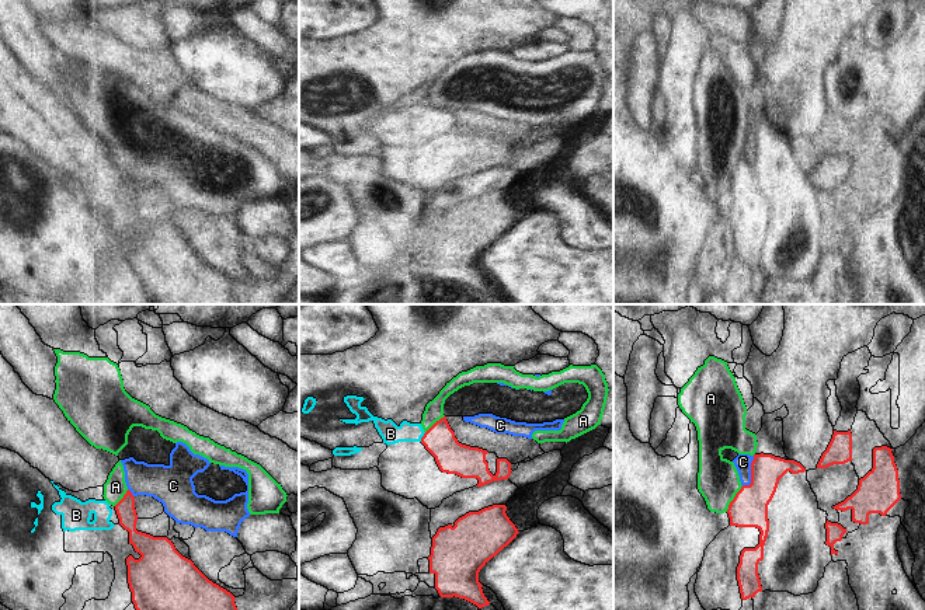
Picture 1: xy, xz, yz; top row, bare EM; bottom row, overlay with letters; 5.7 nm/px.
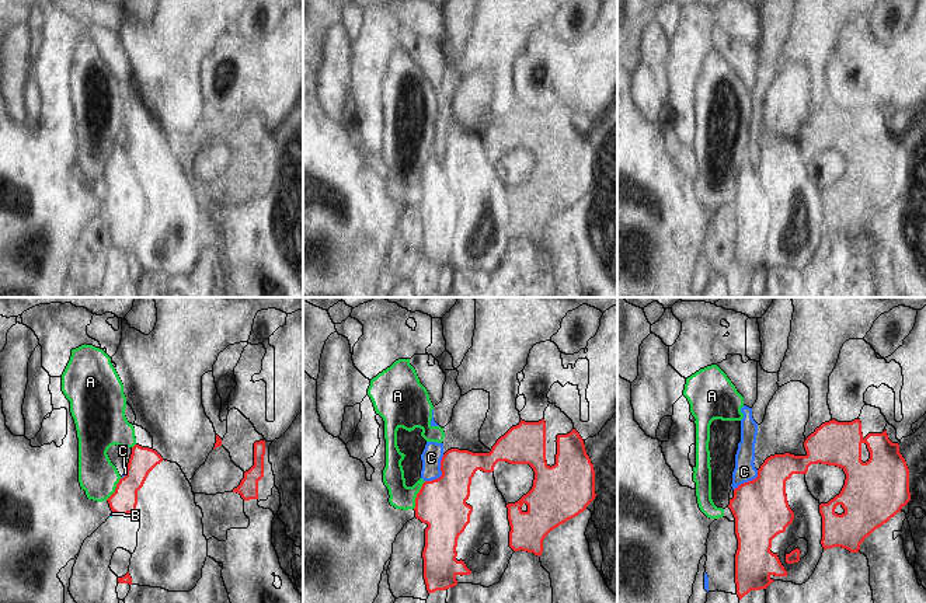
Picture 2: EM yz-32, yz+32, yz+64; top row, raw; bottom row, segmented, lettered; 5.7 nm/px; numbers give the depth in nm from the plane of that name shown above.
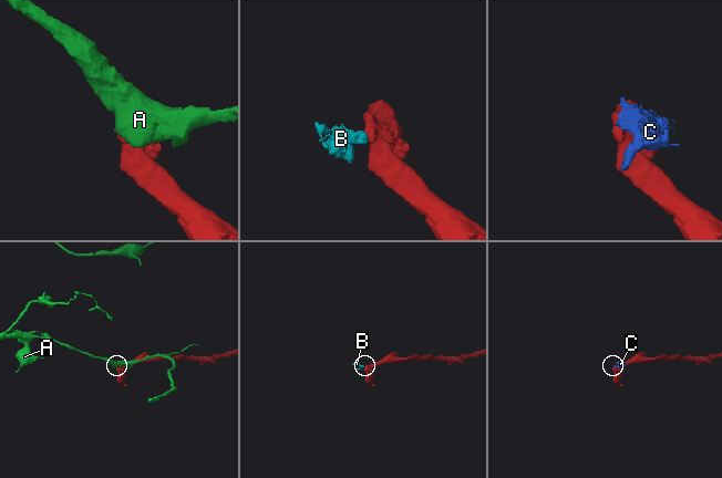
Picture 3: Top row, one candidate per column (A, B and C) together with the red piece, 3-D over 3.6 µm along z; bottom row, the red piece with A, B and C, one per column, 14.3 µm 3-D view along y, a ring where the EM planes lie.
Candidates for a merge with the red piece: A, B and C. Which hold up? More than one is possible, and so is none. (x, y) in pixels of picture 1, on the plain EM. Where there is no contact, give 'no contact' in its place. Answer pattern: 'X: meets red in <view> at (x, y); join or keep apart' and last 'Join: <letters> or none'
A: meets red in yz at (734, 184); keep apart
B: meets red in xz at (423, 122); keep apart
C: meets red in yz at (751, 159); keep apart
Join: none

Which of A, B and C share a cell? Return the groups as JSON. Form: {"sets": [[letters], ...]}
{"sets": [["A", "C"], ["B"]]}

